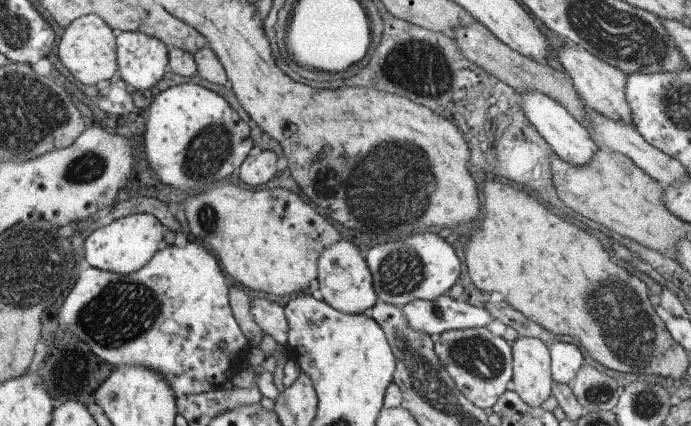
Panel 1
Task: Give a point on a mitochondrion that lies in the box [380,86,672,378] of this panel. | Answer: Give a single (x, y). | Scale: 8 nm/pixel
(619, 315)

